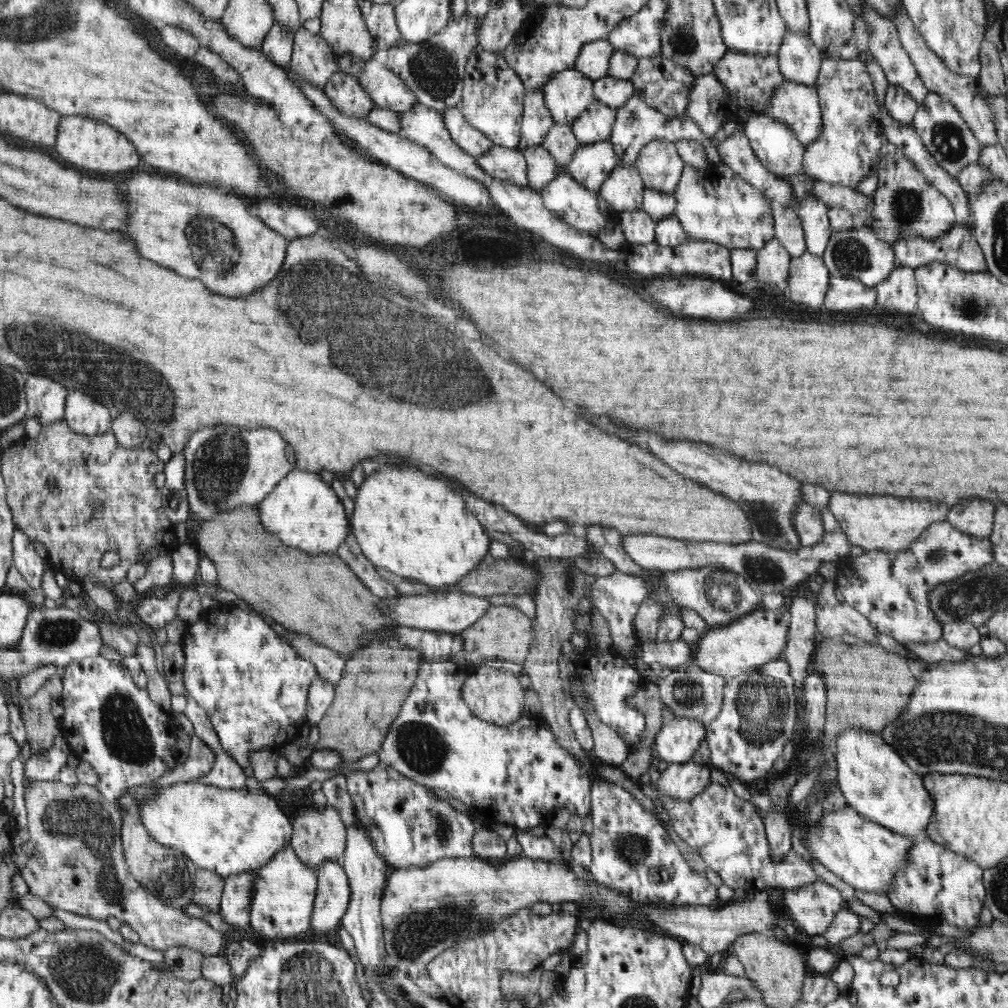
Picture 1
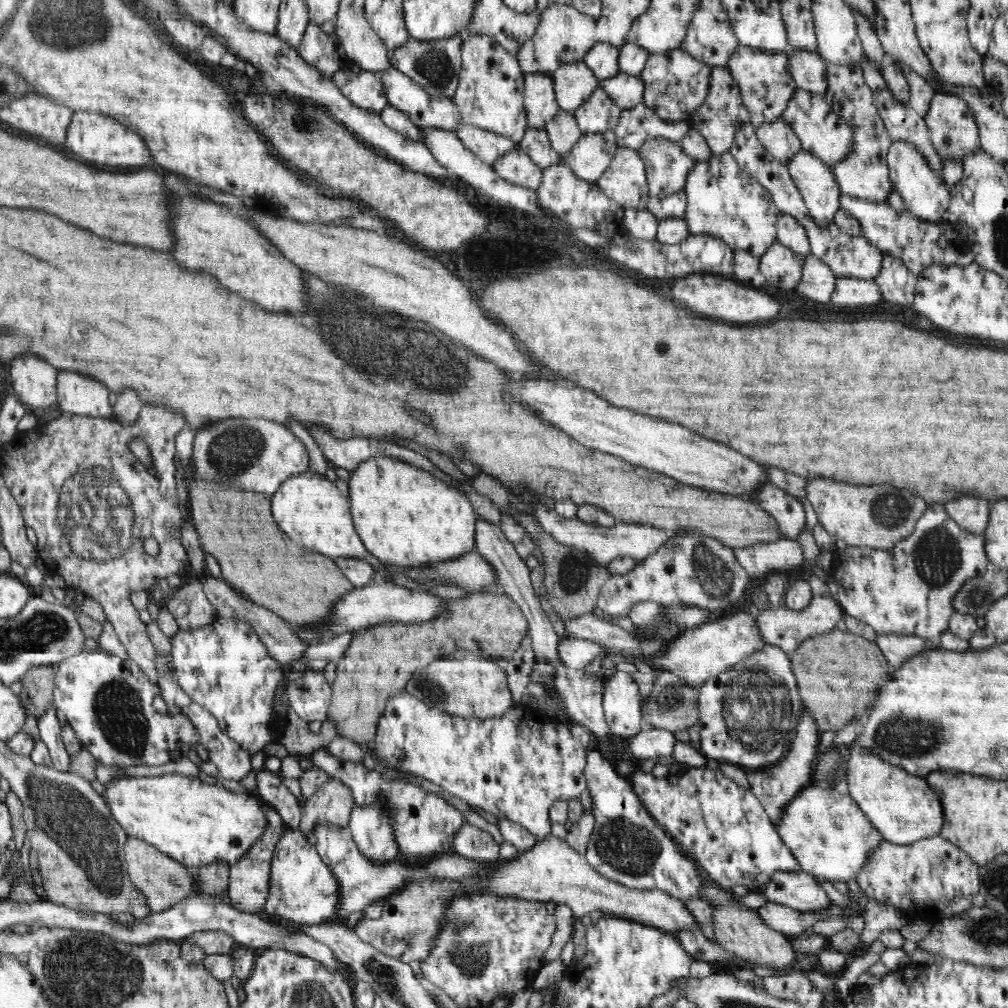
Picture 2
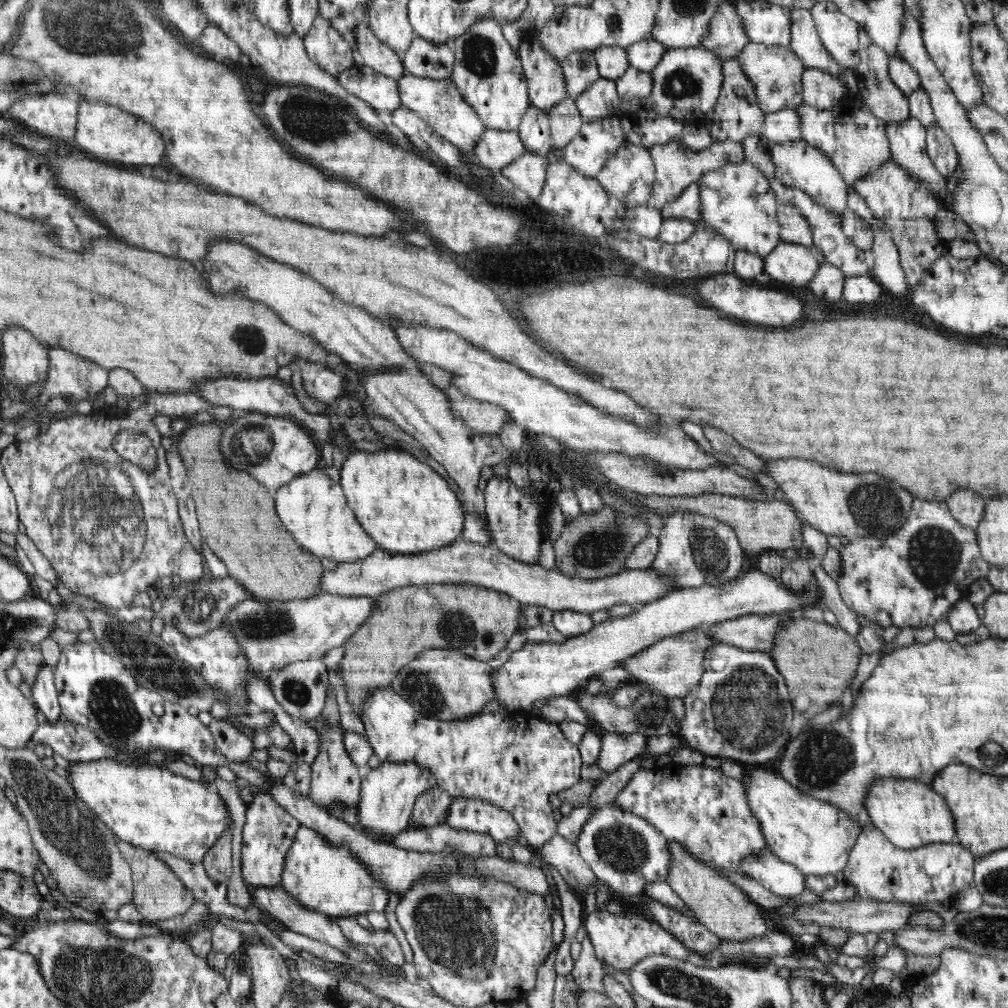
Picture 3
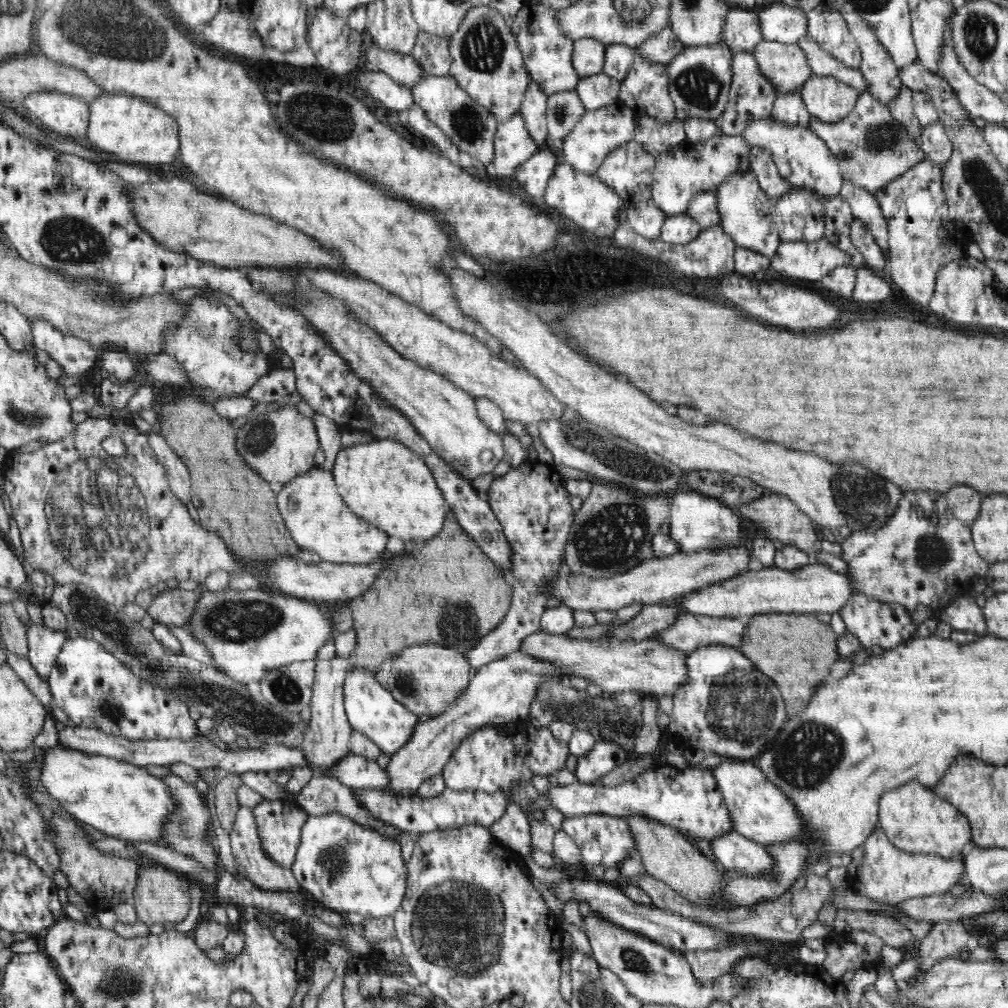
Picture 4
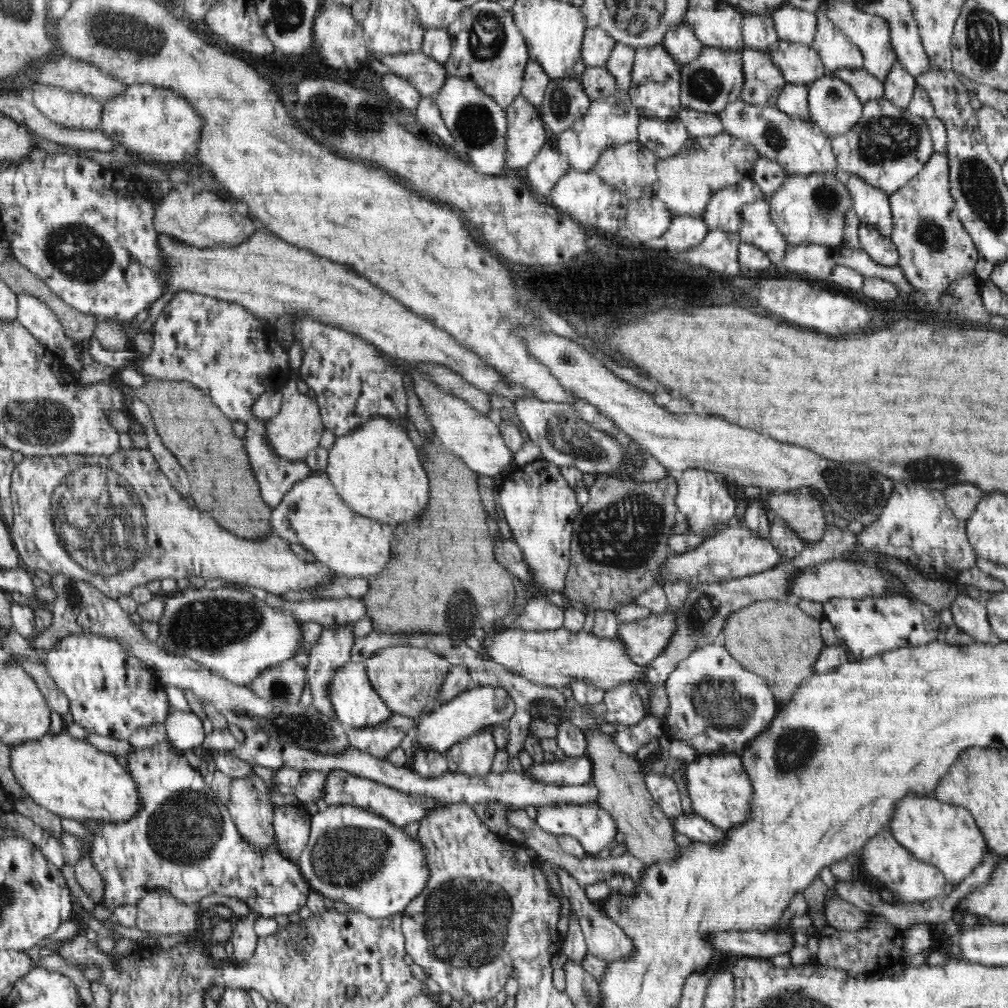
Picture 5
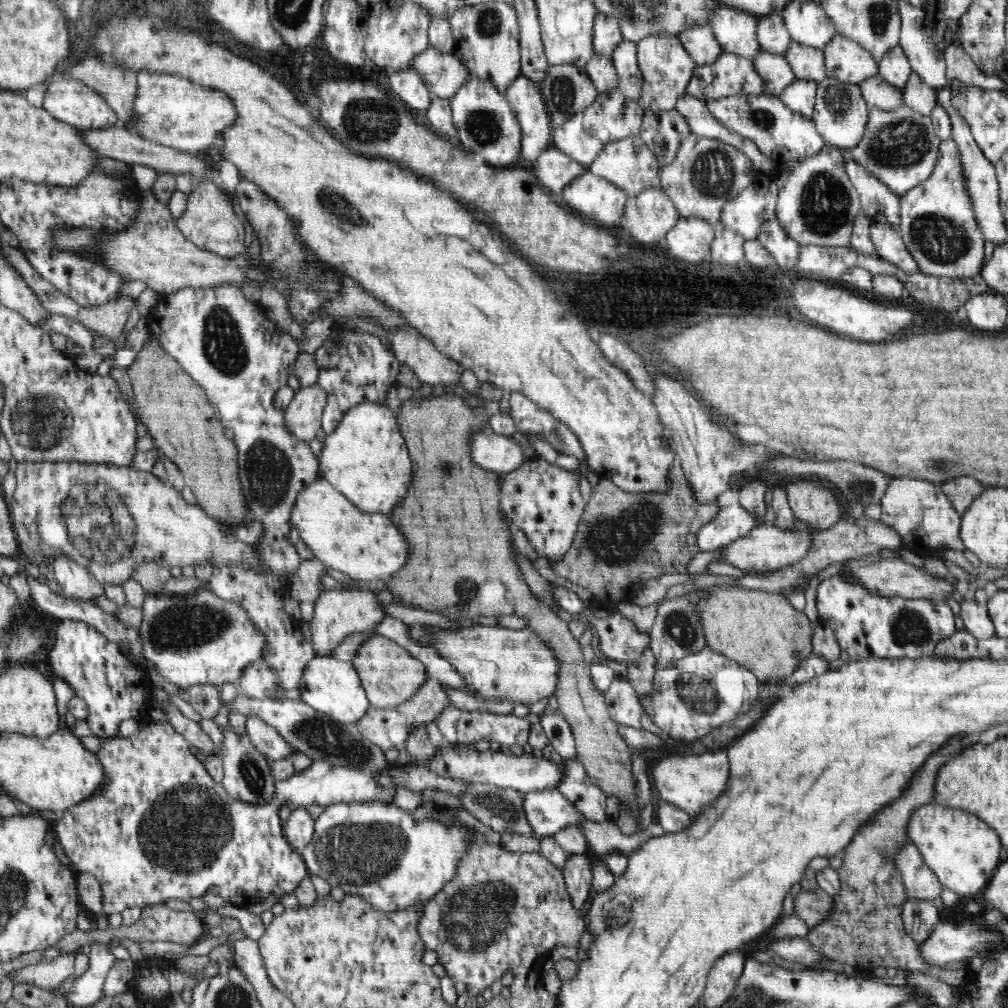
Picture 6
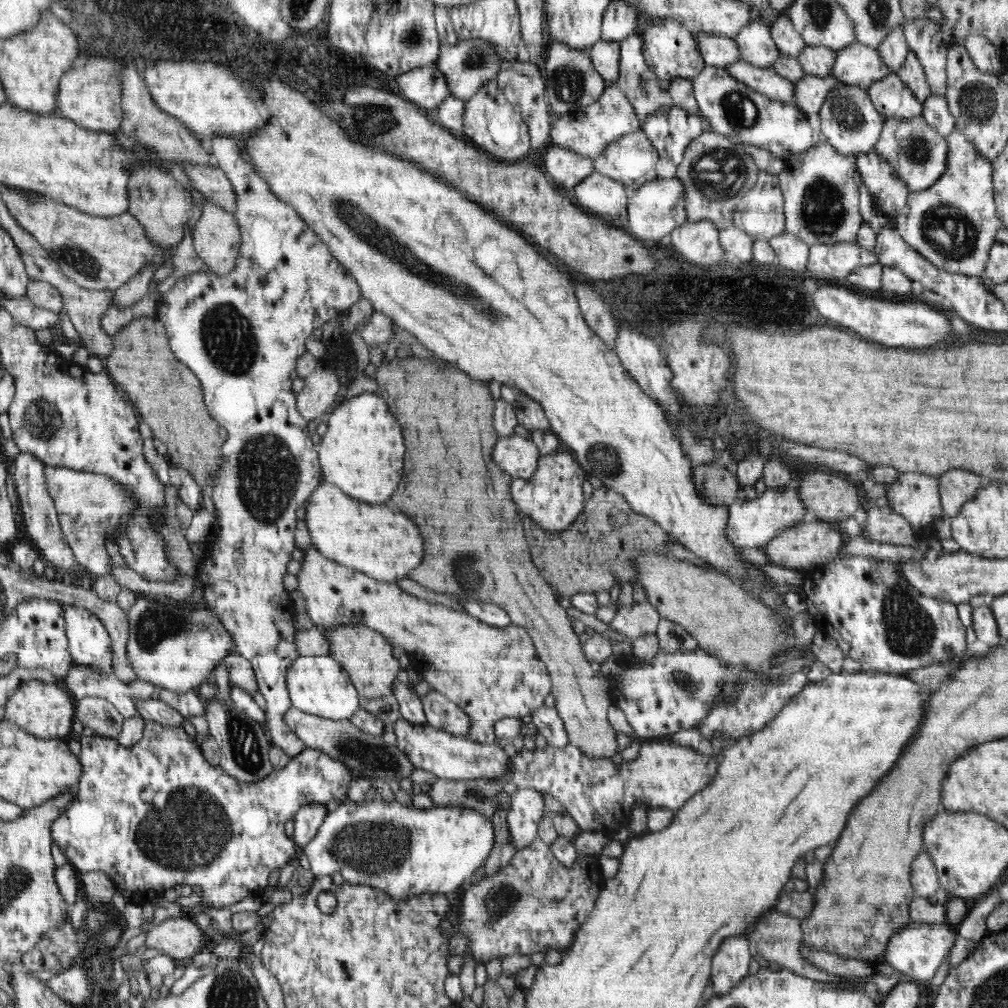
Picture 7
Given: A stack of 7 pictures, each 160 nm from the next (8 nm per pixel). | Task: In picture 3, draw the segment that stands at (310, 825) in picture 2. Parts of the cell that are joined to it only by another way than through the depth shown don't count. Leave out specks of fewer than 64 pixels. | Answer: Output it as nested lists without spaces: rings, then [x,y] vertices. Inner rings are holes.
[[[331,723],[323,727],[319,727],[318,724],[315,729],[320,737],[319,753],[316,755],[316,760],[310,764],[312,776],[308,795],[312,801],[326,810],[336,805],[350,809],[359,802],[362,779],[358,775],[358,766],[352,762],[344,747],[345,730],[340,723]]]

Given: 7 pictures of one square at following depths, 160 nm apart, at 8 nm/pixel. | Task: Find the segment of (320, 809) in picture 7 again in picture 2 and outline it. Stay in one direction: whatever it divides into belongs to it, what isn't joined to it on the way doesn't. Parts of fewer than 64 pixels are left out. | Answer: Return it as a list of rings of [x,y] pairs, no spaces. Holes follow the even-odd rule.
[[[267,805],[266,815],[266,833],[263,834],[258,844],[250,850],[247,856],[248,858],[246,857],[242,861],[236,862],[230,868],[231,874],[229,875],[229,886],[227,887],[228,901],[230,901],[230,906],[234,910],[244,914],[260,914],[264,909],[264,904],[269,896],[269,874],[273,851],[276,849],[280,836],[287,830],[286,826],[284,826],[284,821],[282,821],[282,817],[280,817],[274,807]]]

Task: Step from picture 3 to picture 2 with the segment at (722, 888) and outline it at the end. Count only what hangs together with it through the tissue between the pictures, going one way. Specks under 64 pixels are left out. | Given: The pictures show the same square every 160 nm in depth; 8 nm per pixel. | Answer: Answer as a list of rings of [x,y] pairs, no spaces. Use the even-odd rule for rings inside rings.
[[[708,878],[703,881],[699,898],[707,900],[714,906],[712,908],[714,911],[712,914],[714,936],[723,949],[734,953],[740,959],[744,959],[749,965],[760,964],[770,966],[770,968],[784,968],[784,970],[787,969],[787,974],[790,974],[797,953],[787,941],[785,934],[772,930],[770,926],[761,921],[757,910],[740,905],[732,892],[725,891]]]

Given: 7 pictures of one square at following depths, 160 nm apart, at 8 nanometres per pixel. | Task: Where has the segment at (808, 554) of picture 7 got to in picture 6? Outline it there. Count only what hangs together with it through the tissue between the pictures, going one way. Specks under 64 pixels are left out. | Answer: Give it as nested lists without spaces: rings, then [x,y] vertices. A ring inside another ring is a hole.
[[[764,524],[748,530],[744,538],[736,538],[734,542],[726,546],[718,547],[722,560],[737,566],[744,571],[775,571],[786,566],[796,564],[804,554],[808,554],[812,541],[808,537],[802,537],[798,530],[780,529],[780,527],[766,526]]]

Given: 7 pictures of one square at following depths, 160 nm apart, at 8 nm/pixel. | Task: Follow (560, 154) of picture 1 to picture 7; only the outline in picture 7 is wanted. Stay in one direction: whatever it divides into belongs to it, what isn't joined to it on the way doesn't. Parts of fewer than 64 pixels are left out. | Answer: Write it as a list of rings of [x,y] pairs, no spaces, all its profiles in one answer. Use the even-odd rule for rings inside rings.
[[[560,42],[552,44],[541,68],[546,85],[546,98],[551,112],[556,115],[570,113],[571,110],[596,102],[608,85],[596,71],[592,57],[587,50],[573,50]]]

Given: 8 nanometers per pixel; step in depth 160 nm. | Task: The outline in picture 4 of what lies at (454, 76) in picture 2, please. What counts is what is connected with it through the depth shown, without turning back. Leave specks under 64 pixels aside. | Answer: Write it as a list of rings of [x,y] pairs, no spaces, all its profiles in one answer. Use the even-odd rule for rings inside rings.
[[[419,31],[411,56],[422,65],[426,75],[446,76],[451,67],[449,39]]]

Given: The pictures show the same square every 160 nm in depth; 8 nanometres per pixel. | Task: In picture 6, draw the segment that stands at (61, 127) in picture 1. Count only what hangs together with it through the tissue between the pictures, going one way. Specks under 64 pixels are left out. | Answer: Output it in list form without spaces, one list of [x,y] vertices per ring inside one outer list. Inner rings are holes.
[[[143,70],[137,73],[136,96],[132,104],[132,115],[124,126],[136,132],[136,136],[158,142],[161,145],[184,151],[190,154],[201,154],[205,148],[211,146],[217,134],[224,126],[232,126],[232,118],[236,118],[232,102],[228,96],[216,92],[216,89],[204,88],[184,77],[177,77],[168,73],[153,73]]]

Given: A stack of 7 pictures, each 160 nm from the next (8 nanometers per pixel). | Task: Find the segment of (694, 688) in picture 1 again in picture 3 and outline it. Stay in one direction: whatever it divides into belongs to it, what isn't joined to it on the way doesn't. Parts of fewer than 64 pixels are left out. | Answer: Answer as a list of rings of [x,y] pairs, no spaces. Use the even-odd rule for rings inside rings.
[[[579,689],[572,697],[582,709],[582,712],[593,724],[598,724],[607,732],[618,732],[620,734],[643,734],[644,736],[662,736],[670,732],[670,724],[675,716],[670,708],[670,698],[655,692],[655,690],[642,689],[637,701],[628,708],[620,708],[612,700],[611,695],[590,695],[588,691]]]

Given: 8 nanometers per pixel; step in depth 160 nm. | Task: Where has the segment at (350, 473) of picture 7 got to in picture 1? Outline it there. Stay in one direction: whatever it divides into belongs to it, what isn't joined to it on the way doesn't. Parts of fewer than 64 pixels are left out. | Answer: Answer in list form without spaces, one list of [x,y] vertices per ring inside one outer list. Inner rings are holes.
[[[384,468],[370,474],[358,488],[350,527],[362,552],[375,567],[384,568],[412,581],[444,590],[468,574],[486,555],[492,537],[466,508],[460,494],[452,492],[444,480],[426,476],[420,470]]]

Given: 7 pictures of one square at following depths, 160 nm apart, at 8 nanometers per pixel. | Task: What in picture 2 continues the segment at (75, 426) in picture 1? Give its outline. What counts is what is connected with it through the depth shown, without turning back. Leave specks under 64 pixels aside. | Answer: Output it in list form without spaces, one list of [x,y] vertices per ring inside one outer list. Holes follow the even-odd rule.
[[[58,370],[57,384],[56,409],[60,413],[91,418],[113,417],[109,389],[102,382],[72,371]]]

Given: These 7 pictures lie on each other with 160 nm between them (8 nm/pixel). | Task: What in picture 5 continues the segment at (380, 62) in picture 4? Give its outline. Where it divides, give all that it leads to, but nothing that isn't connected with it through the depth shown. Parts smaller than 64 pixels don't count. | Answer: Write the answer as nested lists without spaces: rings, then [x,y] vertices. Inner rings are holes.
[[[424,52],[398,54],[398,56],[380,56],[392,72],[410,82],[422,97],[432,97],[449,77],[445,65],[436,62]]]

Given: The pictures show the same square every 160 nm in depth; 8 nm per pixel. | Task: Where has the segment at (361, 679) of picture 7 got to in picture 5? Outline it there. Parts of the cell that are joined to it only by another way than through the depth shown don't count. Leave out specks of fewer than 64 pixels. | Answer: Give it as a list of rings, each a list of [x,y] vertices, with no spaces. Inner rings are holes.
[[[392,646],[378,650],[365,660],[367,675],[372,688],[394,713],[420,718],[438,704],[439,690],[446,681],[451,662],[428,649],[410,646]]]

